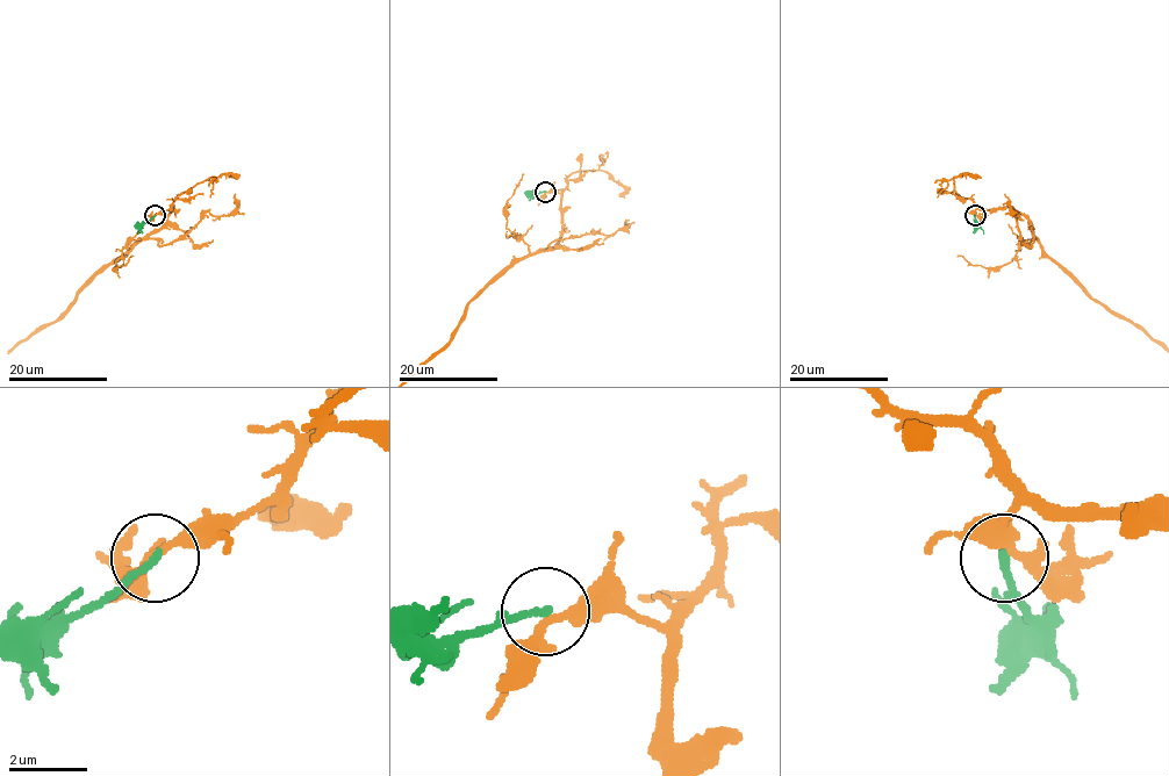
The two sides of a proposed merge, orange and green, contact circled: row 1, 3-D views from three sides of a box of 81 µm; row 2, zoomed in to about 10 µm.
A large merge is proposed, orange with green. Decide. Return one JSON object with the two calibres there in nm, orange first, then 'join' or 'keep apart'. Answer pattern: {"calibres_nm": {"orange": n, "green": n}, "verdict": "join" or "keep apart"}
{"calibres_nm": {"orange": 240, "green": 200}, "verdict": "join"}

